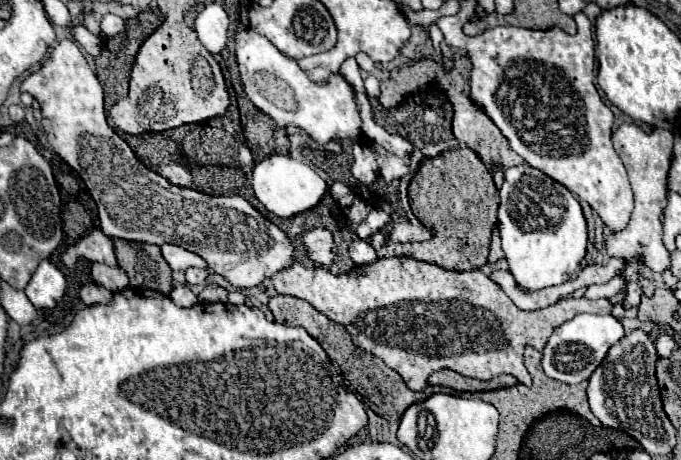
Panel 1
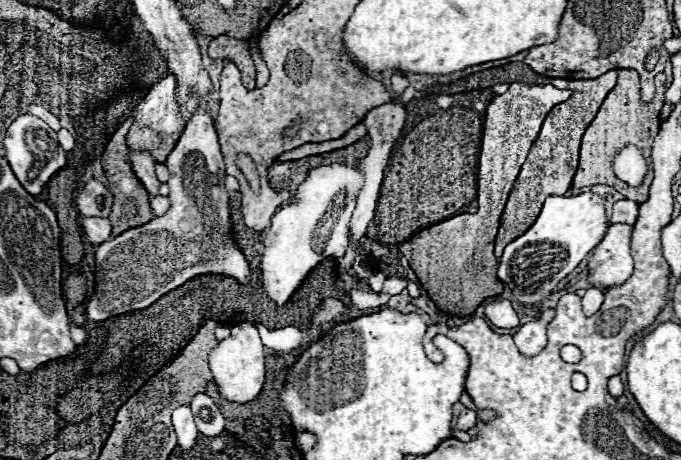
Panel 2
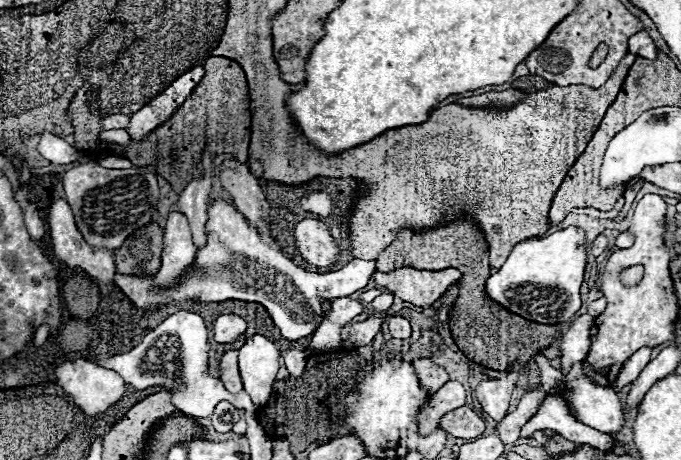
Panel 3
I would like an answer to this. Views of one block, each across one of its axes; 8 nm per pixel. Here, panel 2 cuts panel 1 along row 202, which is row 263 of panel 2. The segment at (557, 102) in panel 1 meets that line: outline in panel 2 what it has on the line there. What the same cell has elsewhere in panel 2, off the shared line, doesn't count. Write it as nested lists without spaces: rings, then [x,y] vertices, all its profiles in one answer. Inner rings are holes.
[[[612,224],[604,240],[596,246],[594,254],[588,260],[588,280],[596,288],[610,288],[622,284],[632,274],[632,256],[630,256],[630,224]]]

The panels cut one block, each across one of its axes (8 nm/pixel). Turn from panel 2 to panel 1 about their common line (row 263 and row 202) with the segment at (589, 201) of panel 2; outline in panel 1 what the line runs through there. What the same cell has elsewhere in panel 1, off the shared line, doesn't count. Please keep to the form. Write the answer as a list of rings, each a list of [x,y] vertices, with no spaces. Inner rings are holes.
[[[520,164],[514,168],[508,168],[504,174],[504,186],[500,188],[500,208],[498,208],[498,222],[500,222],[500,238],[502,238],[502,250],[506,254],[510,272],[514,274],[516,282],[524,290],[540,290],[546,286],[562,284],[570,280],[570,276],[580,268],[584,256],[586,256],[586,244],[588,244],[588,224],[582,212],[582,206],[578,198],[560,182],[552,180],[544,172]]]

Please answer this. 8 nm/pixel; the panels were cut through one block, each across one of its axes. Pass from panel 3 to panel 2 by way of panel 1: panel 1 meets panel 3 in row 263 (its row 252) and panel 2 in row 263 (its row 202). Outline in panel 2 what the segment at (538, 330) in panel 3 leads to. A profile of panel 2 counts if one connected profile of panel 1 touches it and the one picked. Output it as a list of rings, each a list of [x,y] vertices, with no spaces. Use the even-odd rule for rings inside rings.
[[[514,82],[504,94],[496,96],[488,108],[486,108],[486,118],[484,118],[484,132],[482,132],[482,148],[480,148],[480,162],[478,162],[478,212],[476,214],[460,214],[450,220],[438,222],[416,236],[412,236],[408,242],[400,246],[400,252],[408,258],[412,270],[416,272],[422,288],[428,292],[434,304],[450,316],[472,316],[474,310],[488,298],[496,298],[504,292],[504,284],[496,278],[496,268],[498,260],[494,258],[494,240],[498,234],[500,226],[500,216],[504,212],[506,200],[510,196],[510,190],[514,186],[514,180],[520,172],[520,166],[526,162],[528,150],[532,142],[536,140],[540,126],[546,118],[546,114],[560,102],[566,102],[570,98],[570,90],[560,90],[550,84],[522,84]]]

